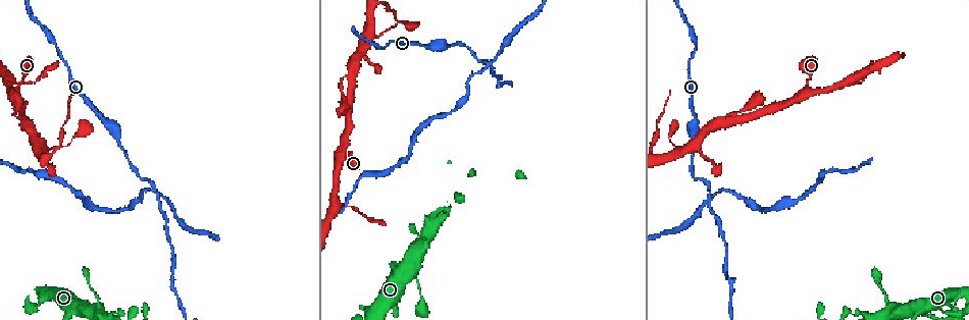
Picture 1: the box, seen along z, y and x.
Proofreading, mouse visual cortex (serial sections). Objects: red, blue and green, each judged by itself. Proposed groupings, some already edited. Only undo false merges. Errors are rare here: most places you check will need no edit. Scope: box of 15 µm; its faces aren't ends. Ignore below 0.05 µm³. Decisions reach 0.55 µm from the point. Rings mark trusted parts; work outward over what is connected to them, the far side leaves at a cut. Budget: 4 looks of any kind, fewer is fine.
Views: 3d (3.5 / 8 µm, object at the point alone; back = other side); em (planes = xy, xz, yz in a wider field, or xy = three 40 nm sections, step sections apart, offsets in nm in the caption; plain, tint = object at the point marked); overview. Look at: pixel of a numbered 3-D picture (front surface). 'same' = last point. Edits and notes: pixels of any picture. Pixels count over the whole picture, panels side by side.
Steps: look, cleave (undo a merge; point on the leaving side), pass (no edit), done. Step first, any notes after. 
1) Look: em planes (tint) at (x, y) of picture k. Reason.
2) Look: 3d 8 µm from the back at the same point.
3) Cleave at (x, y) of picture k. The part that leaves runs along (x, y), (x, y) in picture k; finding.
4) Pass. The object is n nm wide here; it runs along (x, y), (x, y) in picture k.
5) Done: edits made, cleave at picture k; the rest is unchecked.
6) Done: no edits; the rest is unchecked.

Look: 3d 3.5 µm at (9, 78) of picture 1.

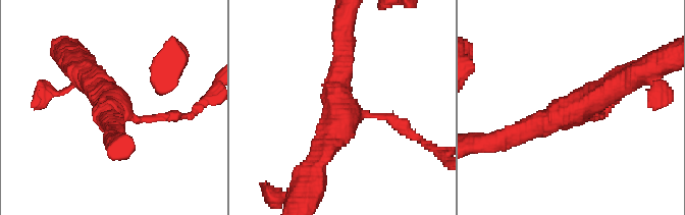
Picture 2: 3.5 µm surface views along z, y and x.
Pass. The arms are 100, 300, 400 nm wide; it runs along (516, 133), (589, 102), (628, 76) in picture 2; all the same cell.

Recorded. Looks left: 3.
Look: 3d 3.5 µm at (713, 197) of picture 1. Looks like a crossing.

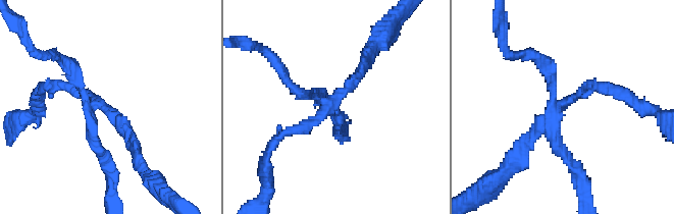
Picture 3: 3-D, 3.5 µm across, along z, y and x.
Look: em xy step 2 (tint) at (324, 105) of picture 3. 4 arms meet here; the arms are 150, 150, 200, 200 nm wide.

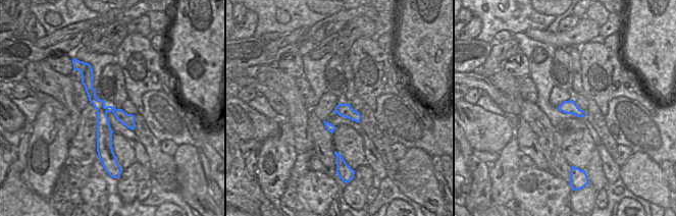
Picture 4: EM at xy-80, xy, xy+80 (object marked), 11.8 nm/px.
Cleave at (66, 87) of picture 3. A border runs along (104, 107), (106, 113) in picture 4; a second cell is stuck on.

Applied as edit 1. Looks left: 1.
Done: edits made, cleave at picture 3; the rest is unchecked.

